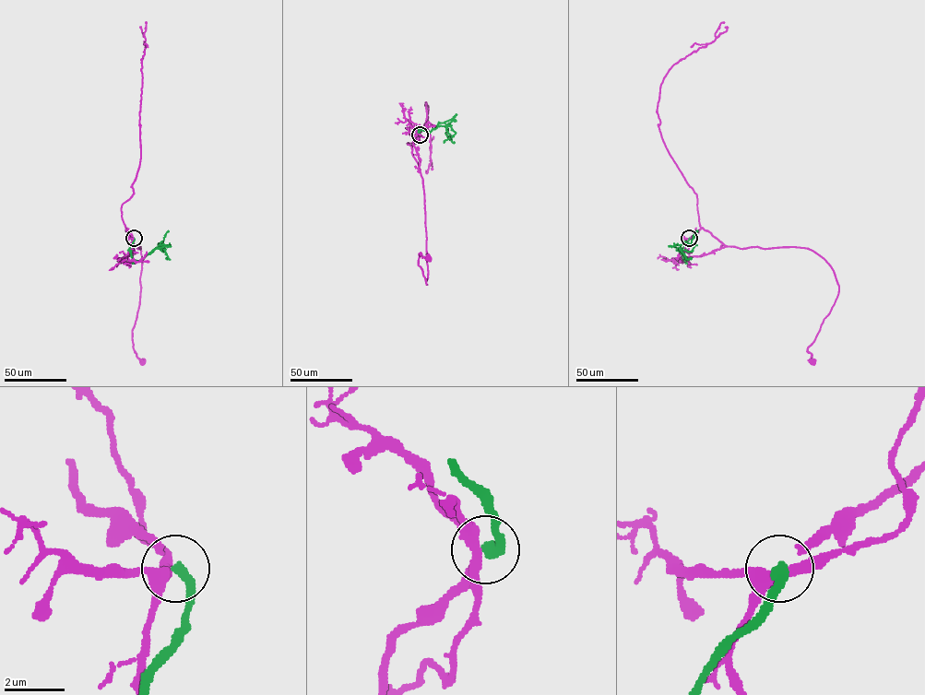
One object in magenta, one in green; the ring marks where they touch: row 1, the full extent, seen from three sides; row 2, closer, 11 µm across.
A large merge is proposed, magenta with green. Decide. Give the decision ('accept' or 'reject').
accept

